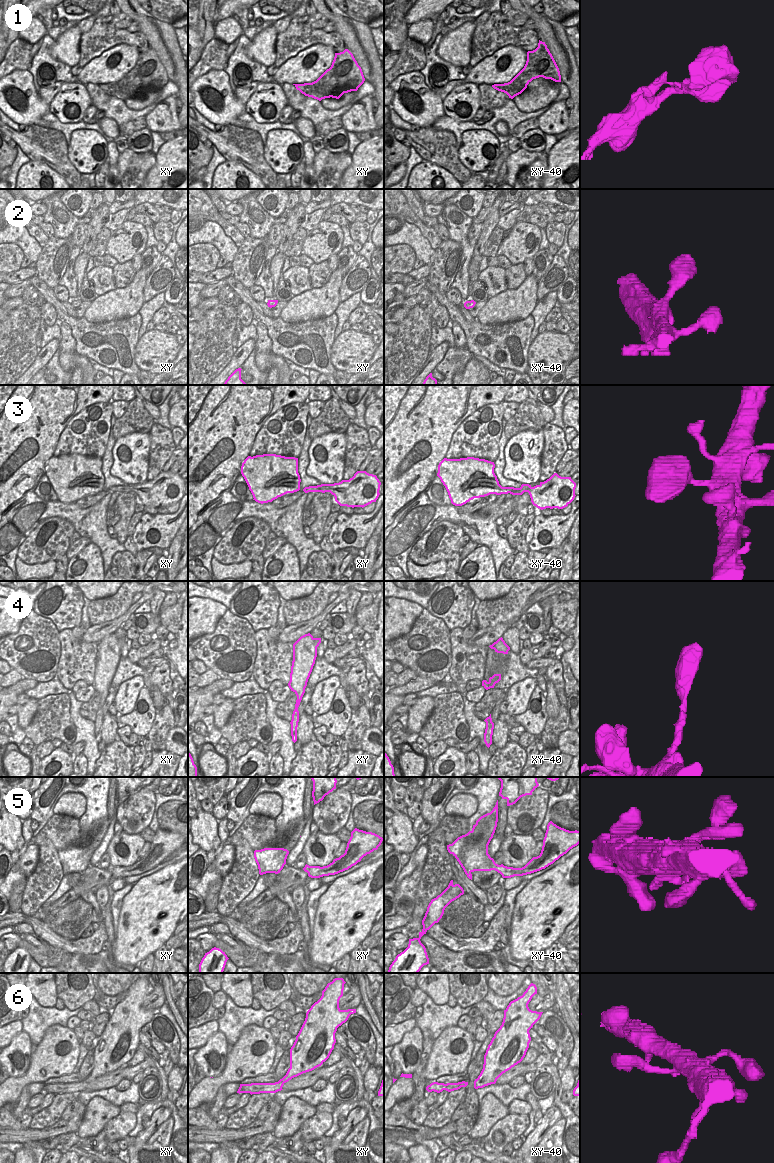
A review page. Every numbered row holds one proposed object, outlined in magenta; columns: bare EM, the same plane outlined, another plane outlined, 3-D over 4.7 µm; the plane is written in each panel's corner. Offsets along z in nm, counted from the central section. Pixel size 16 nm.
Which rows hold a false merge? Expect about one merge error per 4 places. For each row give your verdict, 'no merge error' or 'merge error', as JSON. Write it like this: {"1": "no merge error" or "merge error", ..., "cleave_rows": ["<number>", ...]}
{"1": "no merge error", "2": "no merge error", "3": "no merge error", "4": "no merge error", "5": "no merge error", "6": "no merge error", "cleave_rows": []}

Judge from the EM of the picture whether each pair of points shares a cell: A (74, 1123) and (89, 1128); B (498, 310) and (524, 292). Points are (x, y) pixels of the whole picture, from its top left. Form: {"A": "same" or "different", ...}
{"A": "different", "B": "same"}

